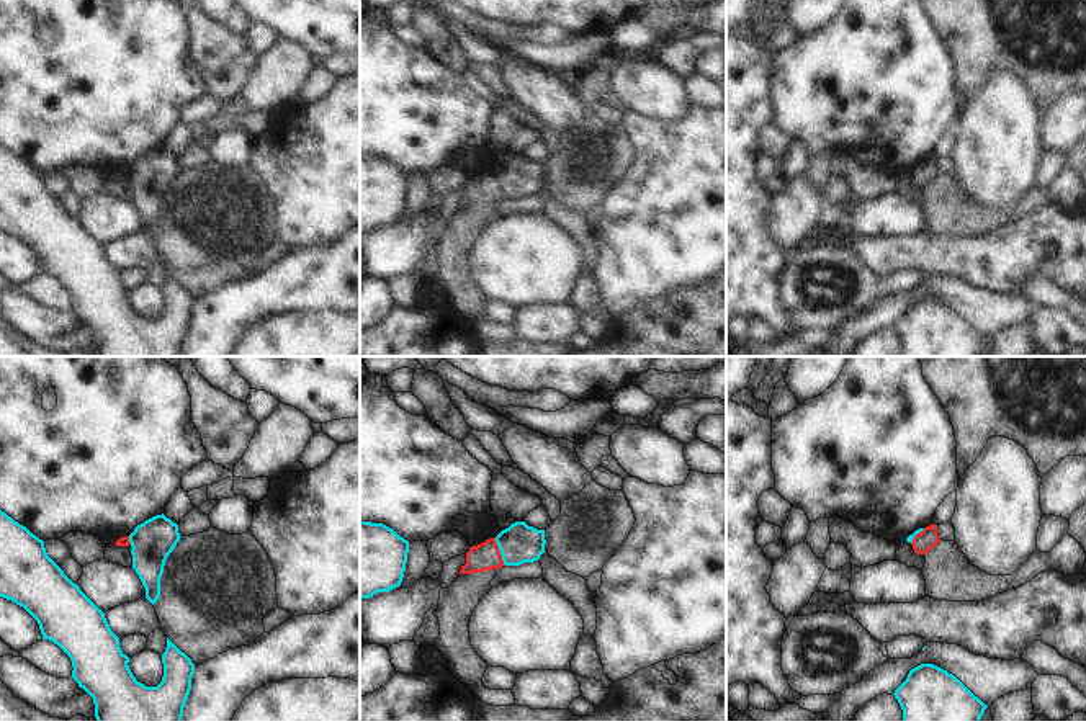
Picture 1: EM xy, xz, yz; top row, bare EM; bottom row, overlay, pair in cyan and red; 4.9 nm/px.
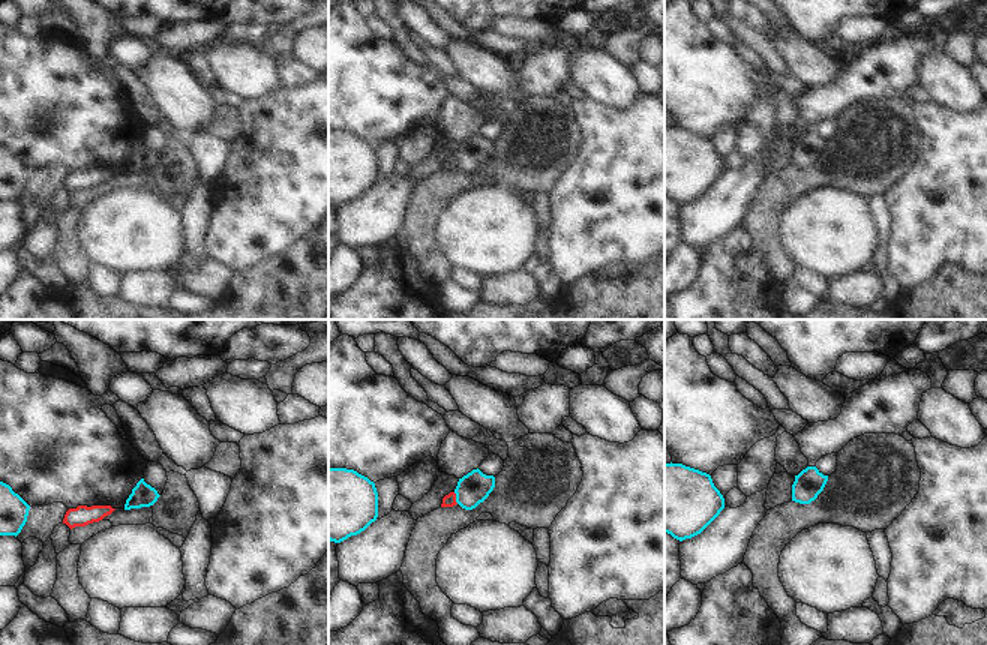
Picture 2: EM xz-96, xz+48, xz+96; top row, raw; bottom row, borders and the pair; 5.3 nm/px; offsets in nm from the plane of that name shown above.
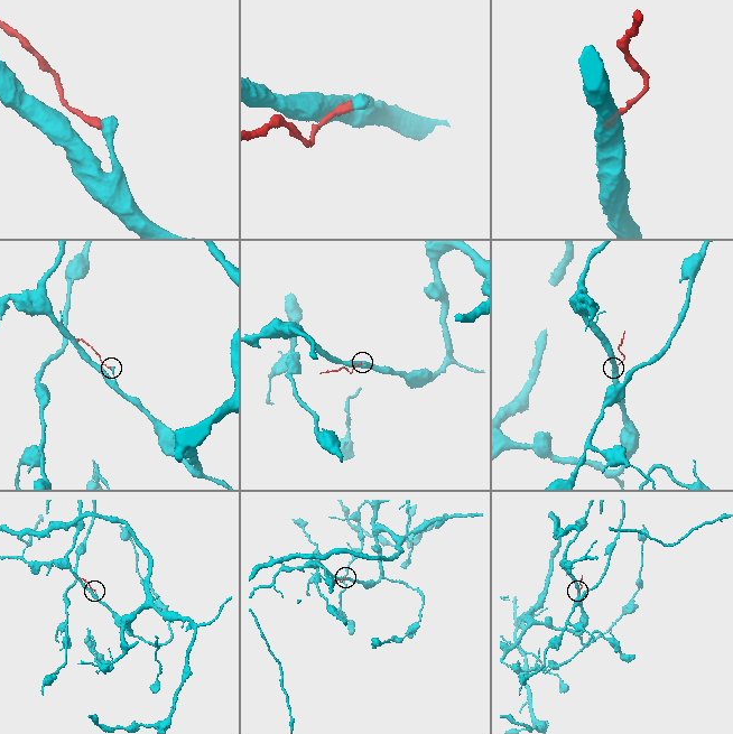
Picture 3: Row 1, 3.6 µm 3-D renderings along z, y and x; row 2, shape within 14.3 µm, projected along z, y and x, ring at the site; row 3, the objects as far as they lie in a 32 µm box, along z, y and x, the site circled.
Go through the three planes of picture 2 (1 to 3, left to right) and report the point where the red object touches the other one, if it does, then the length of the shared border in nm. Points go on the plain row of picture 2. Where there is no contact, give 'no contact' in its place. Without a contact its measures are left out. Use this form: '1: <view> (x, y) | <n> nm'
1: no contact
2: xz+48 (456, 162) | 70 nm
3: no contact

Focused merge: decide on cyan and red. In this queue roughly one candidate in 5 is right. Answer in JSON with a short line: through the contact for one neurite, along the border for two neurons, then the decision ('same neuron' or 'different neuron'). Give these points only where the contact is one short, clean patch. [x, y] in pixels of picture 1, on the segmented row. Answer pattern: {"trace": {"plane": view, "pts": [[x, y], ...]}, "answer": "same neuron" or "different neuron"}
{"trace": {"plane": "xz", "pts": [[494, 538], [501, 559], [506, 564]]}, "answer": "different neuron"}

